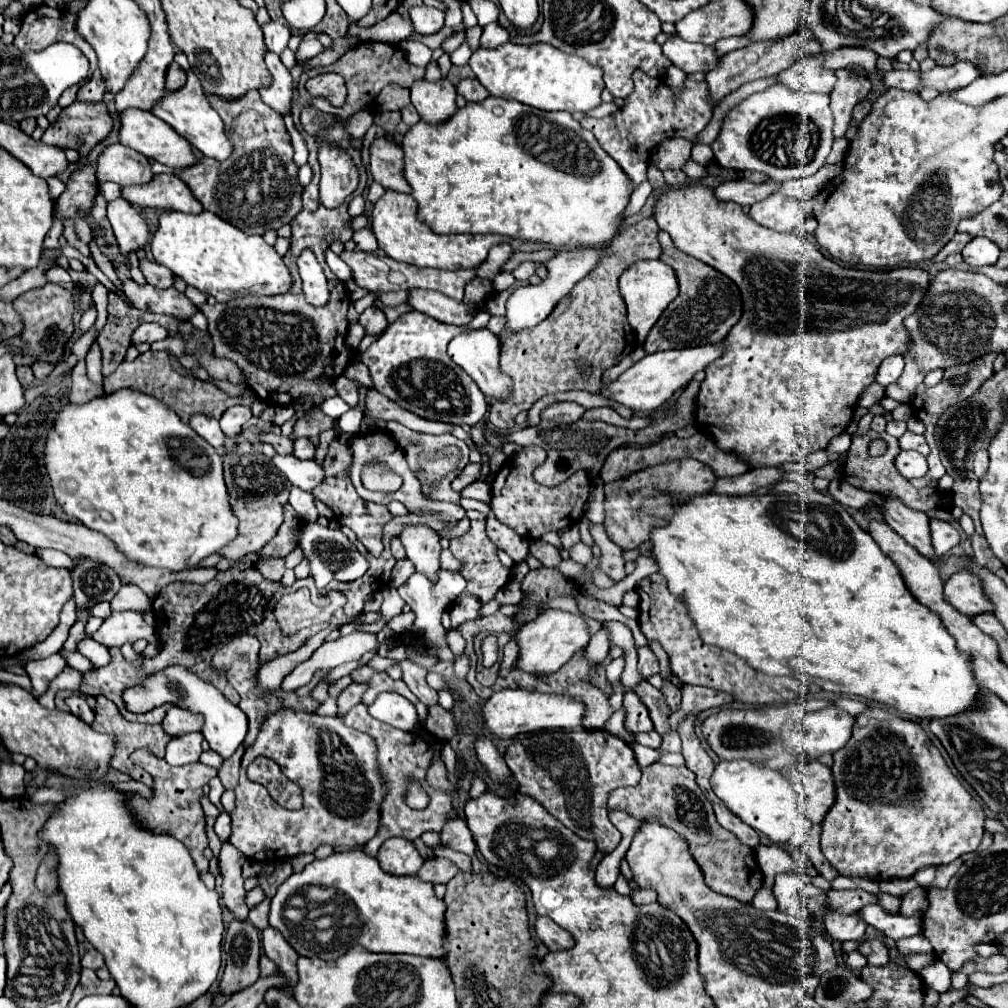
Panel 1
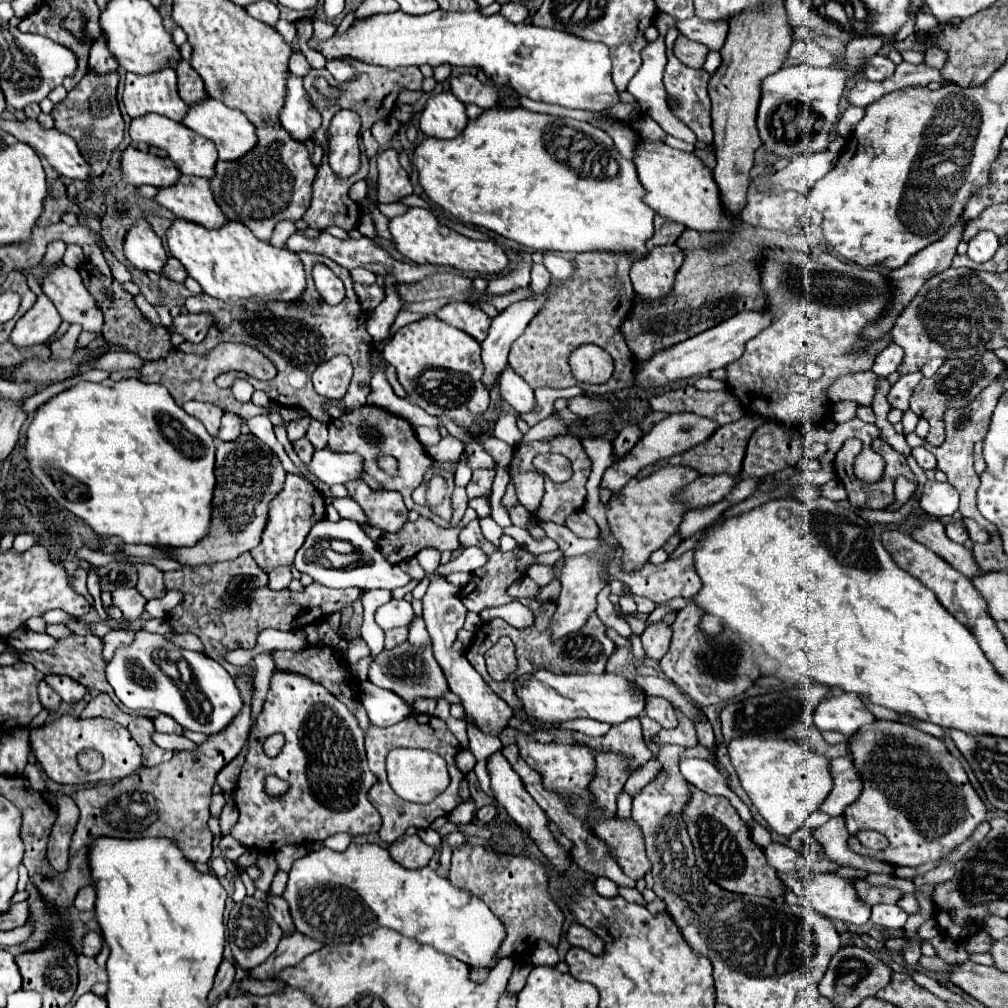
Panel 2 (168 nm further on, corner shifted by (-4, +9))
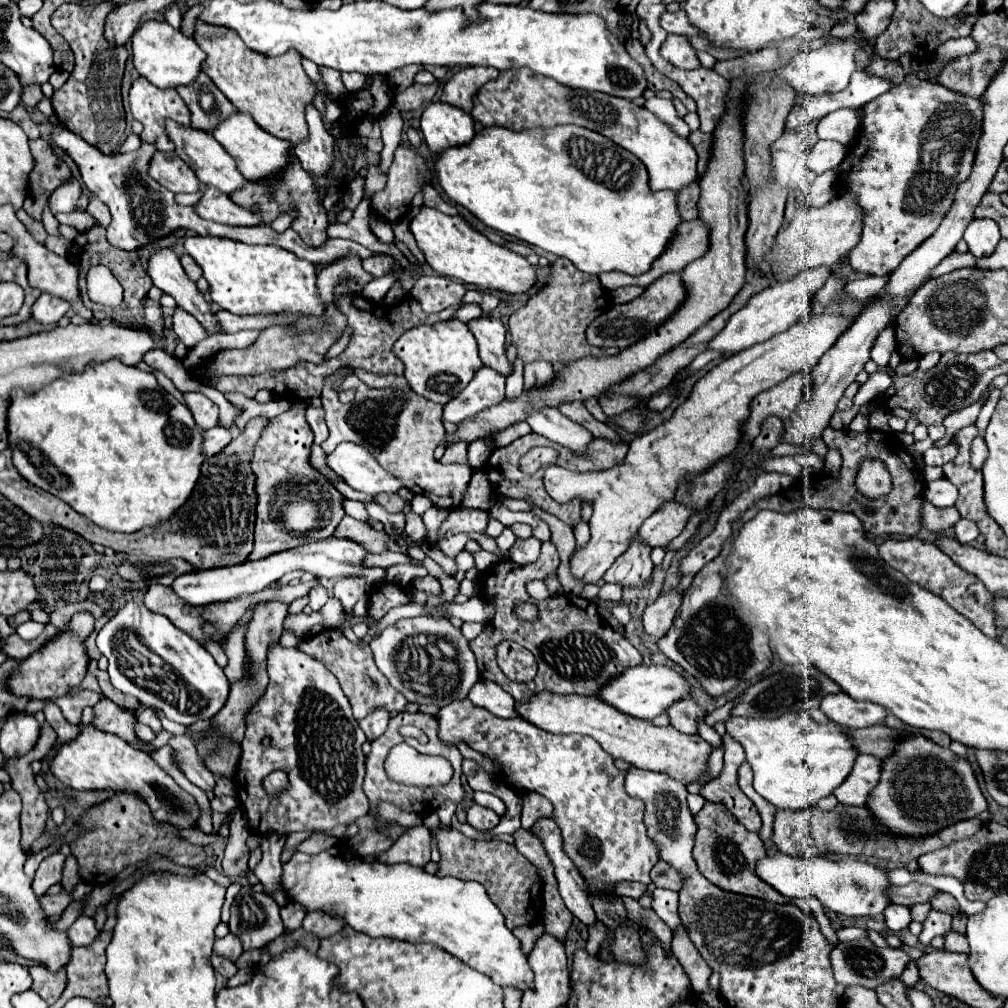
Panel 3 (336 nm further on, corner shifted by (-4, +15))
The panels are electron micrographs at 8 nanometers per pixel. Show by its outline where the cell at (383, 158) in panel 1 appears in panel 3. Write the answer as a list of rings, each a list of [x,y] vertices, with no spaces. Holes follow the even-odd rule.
[[[401,144],[397,150],[395,150],[395,158],[393,158],[393,164],[389,168],[389,182],[387,186],[377,192],[377,194],[371,194],[369,196],[369,206],[371,210],[375,212],[375,216],[379,216],[381,220],[385,222],[399,222],[411,208],[411,200],[413,196],[425,186],[425,184],[431,184],[433,176],[425,164],[425,160],[411,148],[411,146],[405,146]]]

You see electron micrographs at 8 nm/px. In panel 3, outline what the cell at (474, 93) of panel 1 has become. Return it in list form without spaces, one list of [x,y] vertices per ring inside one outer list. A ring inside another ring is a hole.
[[[469,66],[459,70],[455,76],[451,76],[445,86],[443,86],[443,94],[441,94],[441,102],[451,104],[461,108],[463,112],[471,112],[473,108],[473,96],[475,92],[487,84],[489,80],[497,78],[497,70],[489,68],[489,66]]]

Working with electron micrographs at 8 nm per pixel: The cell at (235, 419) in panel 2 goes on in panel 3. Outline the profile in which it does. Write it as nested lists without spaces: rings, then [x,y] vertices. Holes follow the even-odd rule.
[[[211,428],[211,430],[205,430],[203,432],[203,454],[207,458],[219,454],[227,444],[231,442],[231,434],[227,428]]]

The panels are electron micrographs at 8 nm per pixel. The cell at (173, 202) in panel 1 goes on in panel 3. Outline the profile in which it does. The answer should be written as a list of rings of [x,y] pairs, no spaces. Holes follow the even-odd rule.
[[[205,188],[203,200],[195,206],[197,214],[201,218],[219,222],[219,224],[229,224],[229,226],[259,226],[263,224],[261,216],[253,214],[247,208],[237,206],[229,196],[219,192],[217,188]]]

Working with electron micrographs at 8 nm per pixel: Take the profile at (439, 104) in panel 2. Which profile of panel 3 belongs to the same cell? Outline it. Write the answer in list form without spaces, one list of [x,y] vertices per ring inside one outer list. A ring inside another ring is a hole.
[[[433,102],[421,116],[421,132],[433,154],[441,154],[445,148],[469,144],[475,138],[473,120],[459,108]]]

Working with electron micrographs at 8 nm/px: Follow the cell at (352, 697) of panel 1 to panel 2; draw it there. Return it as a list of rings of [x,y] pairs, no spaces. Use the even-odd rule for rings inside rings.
[[[407,642],[395,646],[393,650],[387,652],[381,652],[373,658],[371,666],[369,666],[369,672],[367,672],[367,678],[375,684],[375,686],[381,686],[381,688],[387,688],[387,690],[393,690],[395,694],[399,694],[405,702],[413,702],[415,696],[429,696],[429,698],[441,698],[443,692],[447,692],[447,682],[441,674],[441,668],[437,666],[435,658],[433,658],[433,652],[431,648],[415,648],[415,646],[409,646]]]

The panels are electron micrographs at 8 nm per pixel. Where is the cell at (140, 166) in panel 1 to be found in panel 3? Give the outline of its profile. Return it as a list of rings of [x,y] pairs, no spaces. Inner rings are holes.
[[[157,152],[153,156],[151,176],[173,194],[191,194],[201,190],[201,182],[195,172],[175,152]]]

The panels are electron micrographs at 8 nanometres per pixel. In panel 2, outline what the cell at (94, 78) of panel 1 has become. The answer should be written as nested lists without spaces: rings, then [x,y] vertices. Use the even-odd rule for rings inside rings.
[[[103,36],[97,38],[97,42],[93,42],[93,46],[91,46],[89,70],[91,70],[93,74],[101,74],[101,76],[117,70],[117,60],[113,58],[113,54],[109,54]]]

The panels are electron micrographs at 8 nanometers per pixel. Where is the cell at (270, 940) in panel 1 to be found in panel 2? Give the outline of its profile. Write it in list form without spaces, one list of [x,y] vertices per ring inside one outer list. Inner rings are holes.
[[[269,894],[267,906],[269,906],[269,914],[271,914],[271,918],[281,926],[281,930],[283,930],[285,934],[293,934],[293,932],[295,932],[295,926],[293,926],[293,922],[291,922],[287,902],[285,902],[281,896],[273,896],[273,894]]]

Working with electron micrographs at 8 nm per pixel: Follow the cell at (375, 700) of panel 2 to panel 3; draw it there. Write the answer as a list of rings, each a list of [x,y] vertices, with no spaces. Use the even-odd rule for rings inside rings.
[[[377,710],[377,712],[369,714],[365,720],[361,720],[359,726],[361,726],[361,730],[365,732],[367,740],[373,742],[373,740],[377,740],[377,738],[385,732],[387,722],[389,722],[389,714],[387,714],[385,710]]]

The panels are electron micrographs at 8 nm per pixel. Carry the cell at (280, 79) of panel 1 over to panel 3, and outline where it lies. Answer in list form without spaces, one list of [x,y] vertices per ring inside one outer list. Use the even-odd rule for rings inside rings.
[[[309,106],[307,112],[307,124],[309,124],[309,138],[293,148],[293,154],[299,158],[305,172],[311,176],[329,176],[331,168],[335,164],[333,154],[333,138],[321,124],[321,116],[315,106]]]

